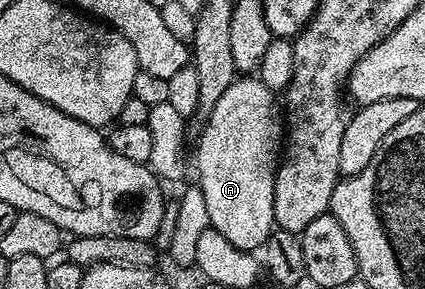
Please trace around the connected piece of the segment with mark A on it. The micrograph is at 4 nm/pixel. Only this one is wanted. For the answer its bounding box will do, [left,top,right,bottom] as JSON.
[198,75,284,251]

